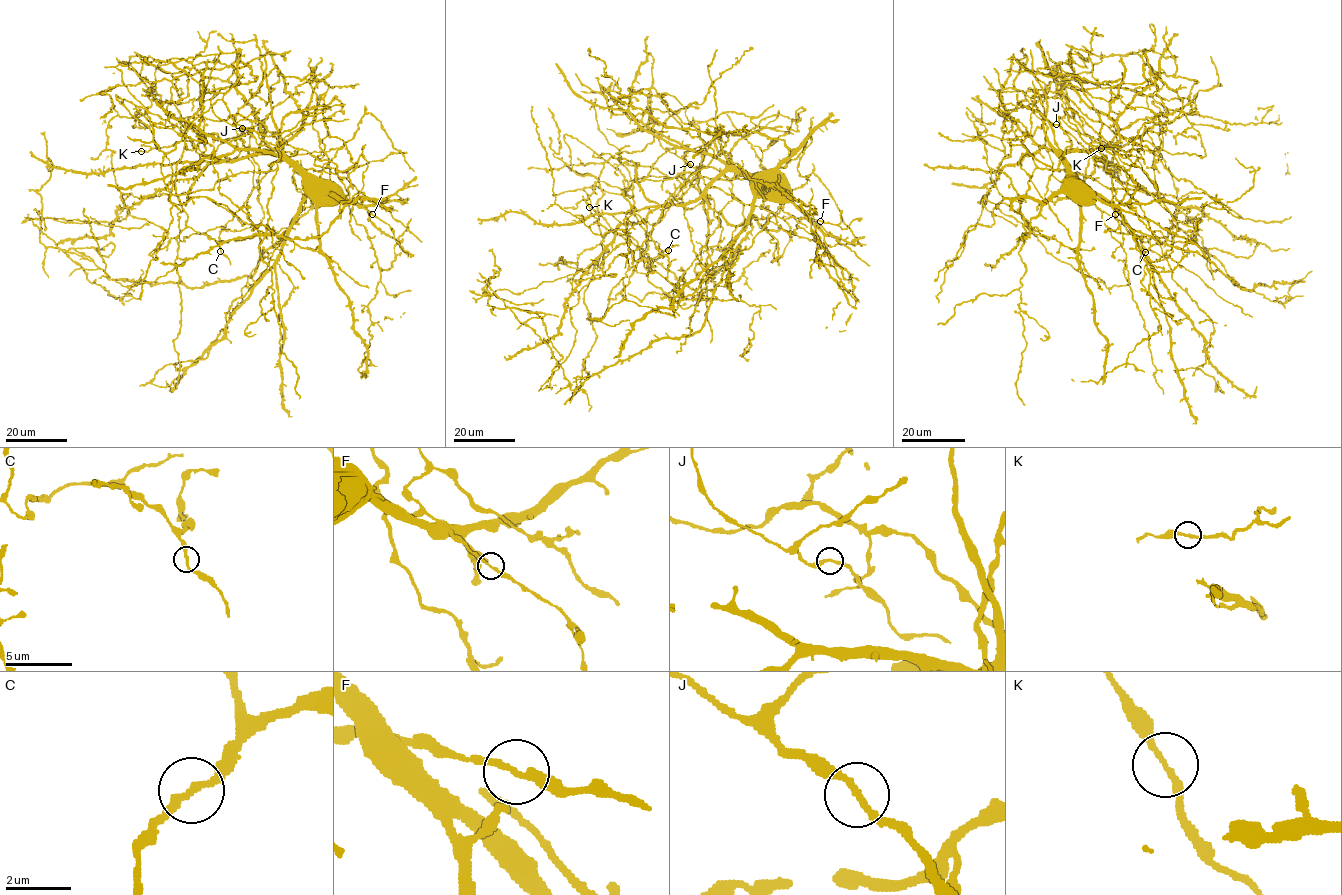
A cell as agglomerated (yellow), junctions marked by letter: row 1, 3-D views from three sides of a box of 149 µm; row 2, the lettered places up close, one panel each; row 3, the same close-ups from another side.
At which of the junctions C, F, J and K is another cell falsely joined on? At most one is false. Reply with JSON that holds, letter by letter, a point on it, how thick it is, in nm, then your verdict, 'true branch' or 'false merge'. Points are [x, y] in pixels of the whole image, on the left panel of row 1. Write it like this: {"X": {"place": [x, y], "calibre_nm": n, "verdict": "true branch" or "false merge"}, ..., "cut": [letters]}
{"C": {"place": [220, 251], "calibre_nm": 200, "verdict": "true branch"}, "F": {"place": [372, 214], "calibre_nm": 190, "verdict": "true branch"}, "J": {"place": [242, 128], "calibre_nm": 190, "verdict": "true branch"}, "K": {"place": [141, 151], "calibre_nm": 190, "verdict": "true branch"}, "cut": []}

